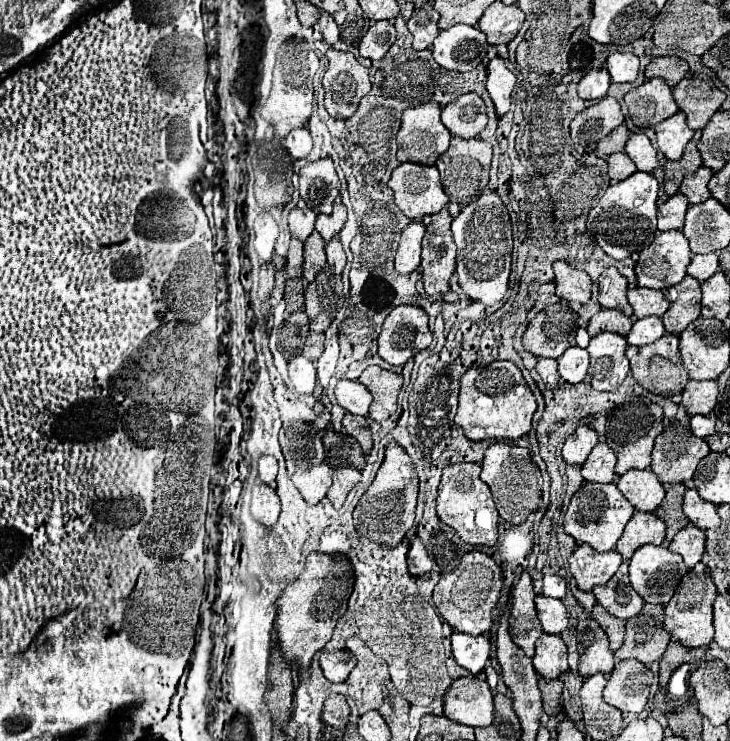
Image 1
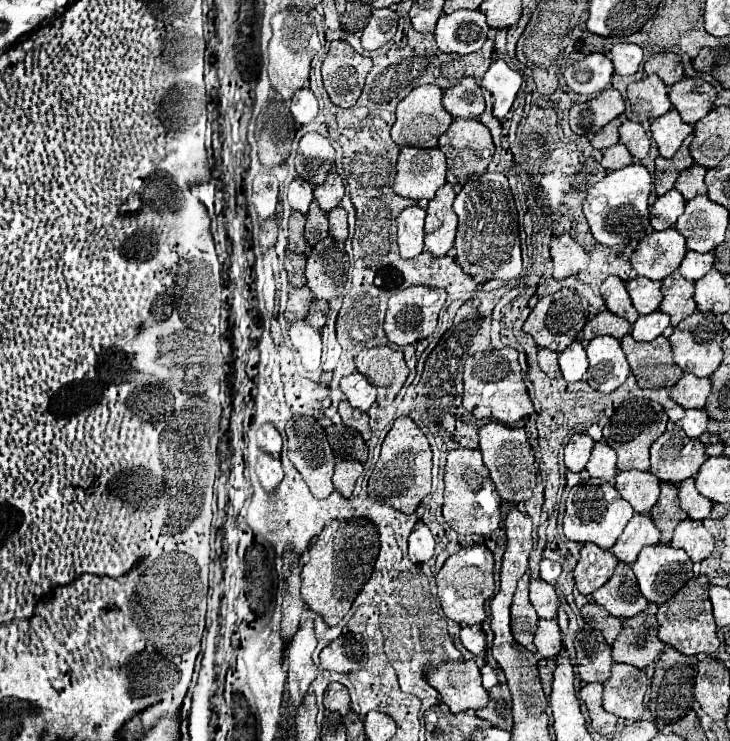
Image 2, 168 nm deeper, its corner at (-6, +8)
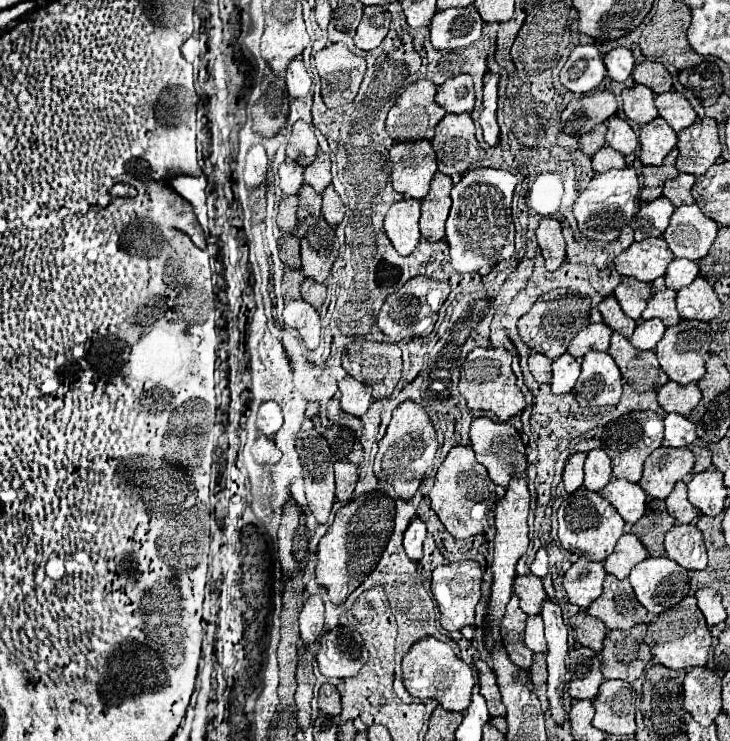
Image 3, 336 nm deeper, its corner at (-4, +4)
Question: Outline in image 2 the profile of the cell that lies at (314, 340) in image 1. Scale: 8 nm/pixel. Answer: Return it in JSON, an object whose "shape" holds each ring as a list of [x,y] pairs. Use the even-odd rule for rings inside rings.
{"shape":[[[312,300],[312,306],[310,306],[310,312],[308,312],[306,322],[308,322],[316,332],[322,332],[324,324],[326,324],[326,316],[328,316],[328,304],[326,304],[326,302],[316,302],[316,300]]]}

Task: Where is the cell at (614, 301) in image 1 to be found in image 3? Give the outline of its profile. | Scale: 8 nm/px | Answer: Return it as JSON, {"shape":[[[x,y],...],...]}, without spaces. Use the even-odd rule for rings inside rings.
{"shape":[[[614,296],[604,298],[598,308],[602,312],[602,318],[604,318],[606,326],[610,326],[614,332],[618,332],[618,334],[622,334],[626,338],[632,336],[632,332],[636,328],[636,322],[622,312],[622,308],[618,306],[618,302],[616,302]]]}

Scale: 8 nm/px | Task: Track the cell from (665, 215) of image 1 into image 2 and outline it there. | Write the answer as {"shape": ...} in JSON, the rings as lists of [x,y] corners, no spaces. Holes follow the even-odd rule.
{"shape":[[[674,188],[672,192],[666,192],[660,196],[654,206],[650,208],[650,224],[654,230],[666,230],[676,224],[680,214],[684,214],[686,200],[684,196]]]}

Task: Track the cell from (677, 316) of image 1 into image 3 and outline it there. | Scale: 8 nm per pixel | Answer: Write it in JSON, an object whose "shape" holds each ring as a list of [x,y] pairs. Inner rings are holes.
{"shape":[[[656,278],[652,284],[652,298],[642,312],[642,320],[660,318],[664,326],[674,326],[680,322],[680,314],[676,310],[676,292],[664,286],[664,278]]]}

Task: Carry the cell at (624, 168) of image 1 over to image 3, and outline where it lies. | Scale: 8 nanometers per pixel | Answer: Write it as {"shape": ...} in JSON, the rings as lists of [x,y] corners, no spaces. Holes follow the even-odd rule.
{"shape":[[[602,146],[602,150],[598,150],[592,156],[592,168],[594,172],[606,172],[612,168],[624,168],[624,156],[620,152],[616,152],[610,146]]]}

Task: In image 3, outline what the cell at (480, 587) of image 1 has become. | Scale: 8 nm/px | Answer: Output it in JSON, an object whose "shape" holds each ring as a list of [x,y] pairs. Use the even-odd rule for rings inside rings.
{"shape":[[[474,560],[452,562],[444,566],[436,566],[432,572],[432,594],[438,602],[440,610],[440,624],[444,630],[462,630],[464,626],[474,624],[474,606],[480,600],[480,582],[482,570]]]}

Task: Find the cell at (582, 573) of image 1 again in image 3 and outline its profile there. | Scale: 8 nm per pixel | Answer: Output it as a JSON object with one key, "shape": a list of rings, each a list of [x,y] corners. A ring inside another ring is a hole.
{"shape":[[[578,558],[568,568],[564,582],[562,582],[568,602],[586,610],[602,594],[604,578],[606,578],[606,572],[600,562],[590,562],[586,558]]]}

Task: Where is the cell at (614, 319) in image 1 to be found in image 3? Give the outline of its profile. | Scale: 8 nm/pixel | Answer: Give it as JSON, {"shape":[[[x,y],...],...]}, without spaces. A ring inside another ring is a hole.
{"shape":[[[590,324],[586,330],[582,330],[570,344],[568,344],[568,352],[574,358],[584,358],[586,352],[590,350],[598,350],[598,352],[606,352],[610,346],[610,336],[612,336],[612,328],[606,324]]]}

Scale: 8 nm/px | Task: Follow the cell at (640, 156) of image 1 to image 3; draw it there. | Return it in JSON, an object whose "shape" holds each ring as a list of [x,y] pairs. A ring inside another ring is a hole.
{"shape":[[[610,116],[608,118],[608,130],[606,130],[606,142],[622,152],[624,156],[626,154],[632,154],[638,146],[638,136],[634,134],[634,130],[628,126],[626,120],[618,118],[618,116]]]}

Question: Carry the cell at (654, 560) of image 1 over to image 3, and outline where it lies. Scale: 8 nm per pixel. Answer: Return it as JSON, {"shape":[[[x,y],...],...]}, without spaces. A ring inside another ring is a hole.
{"shape":[[[646,558],[628,576],[638,602],[650,612],[660,614],[676,606],[690,594],[688,570],[670,558]]]}

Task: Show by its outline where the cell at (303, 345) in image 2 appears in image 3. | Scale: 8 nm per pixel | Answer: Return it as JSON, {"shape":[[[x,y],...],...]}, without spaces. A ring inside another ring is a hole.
{"shape":[[[302,298],[288,300],[284,306],[286,326],[298,330],[308,350],[314,350],[320,342],[320,316],[312,304]]]}

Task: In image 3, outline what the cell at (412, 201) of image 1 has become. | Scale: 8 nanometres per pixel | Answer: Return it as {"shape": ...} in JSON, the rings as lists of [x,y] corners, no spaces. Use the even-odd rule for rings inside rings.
{"shape":[[[430,140],[394,144],[390,148],[390,166],[394,190],[416,200],[428,194],[430,180],[438,170],[436,152]]]}

